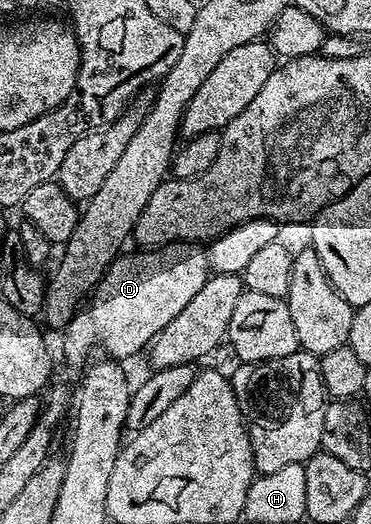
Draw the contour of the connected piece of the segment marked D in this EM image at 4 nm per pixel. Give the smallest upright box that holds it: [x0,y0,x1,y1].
[61,242,210,372]

